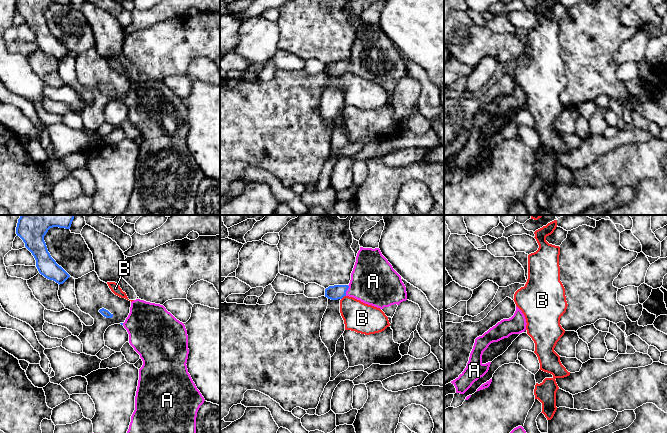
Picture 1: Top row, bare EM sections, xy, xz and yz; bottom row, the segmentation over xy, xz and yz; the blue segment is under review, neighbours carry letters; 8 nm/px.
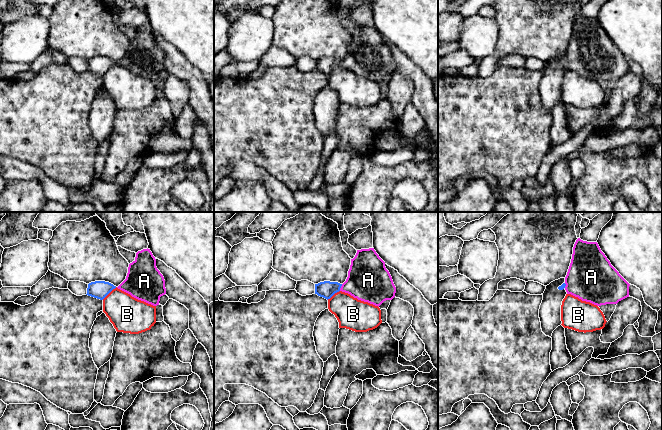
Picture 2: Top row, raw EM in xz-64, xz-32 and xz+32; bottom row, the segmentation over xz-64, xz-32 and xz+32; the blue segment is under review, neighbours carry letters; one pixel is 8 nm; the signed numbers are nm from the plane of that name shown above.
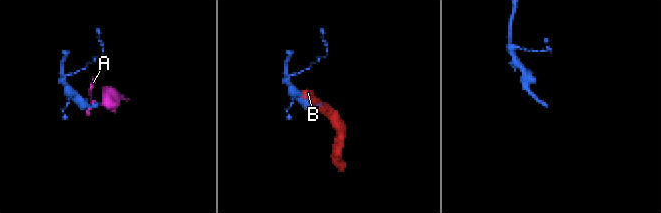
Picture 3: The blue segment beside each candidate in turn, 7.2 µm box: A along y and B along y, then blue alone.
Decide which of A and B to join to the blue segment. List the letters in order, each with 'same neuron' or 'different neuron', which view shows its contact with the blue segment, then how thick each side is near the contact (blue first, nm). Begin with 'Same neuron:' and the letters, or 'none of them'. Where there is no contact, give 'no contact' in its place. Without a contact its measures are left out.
Same neuron: A
A: same neuron | xz | 120/360 nm
B: different neuron | xz | 120/240 nm

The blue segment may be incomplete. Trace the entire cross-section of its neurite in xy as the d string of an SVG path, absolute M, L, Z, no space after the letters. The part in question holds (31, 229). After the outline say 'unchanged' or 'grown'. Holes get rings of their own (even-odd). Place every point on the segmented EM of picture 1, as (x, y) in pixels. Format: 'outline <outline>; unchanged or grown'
outline M21 215L16 227L16 234L34 256L39 273L59 285L63 284L70 275L51 257L44 236L53 227L70 229L74 216Z; unchanged

